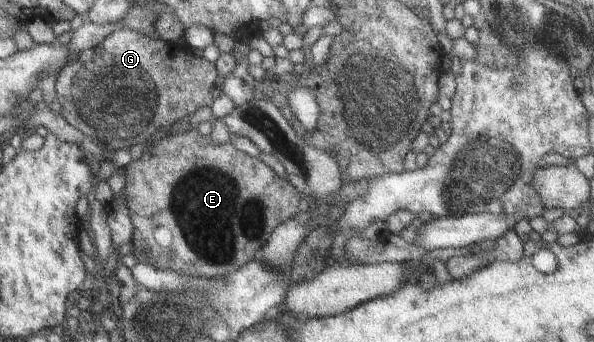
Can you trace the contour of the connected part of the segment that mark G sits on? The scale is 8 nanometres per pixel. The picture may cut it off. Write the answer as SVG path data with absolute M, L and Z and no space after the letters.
M119 28L119 30L111 32L98 46L83 50L75 62L69 62L67 66L63 66L63 70L59 72L55 84L55 107L70 126L77 128L77 130L87 135L90 139L99 140L99 144L101 144L103 148L107 148L107 150L118 150L133 147L135 144L145 143L159 128L173 124L173 122L178 122L178 120L184 116L189 117L201 107L210 106L213 99L211 92L213 88L216 88L215 80L217 80L217 78L218 73L213 62L209 62L209 60L205 60L203 57L196 56L193 50L179 45L177 41L151 38L151 36L147 36L147 34L141 34L141 32L129 30L129 28Z

